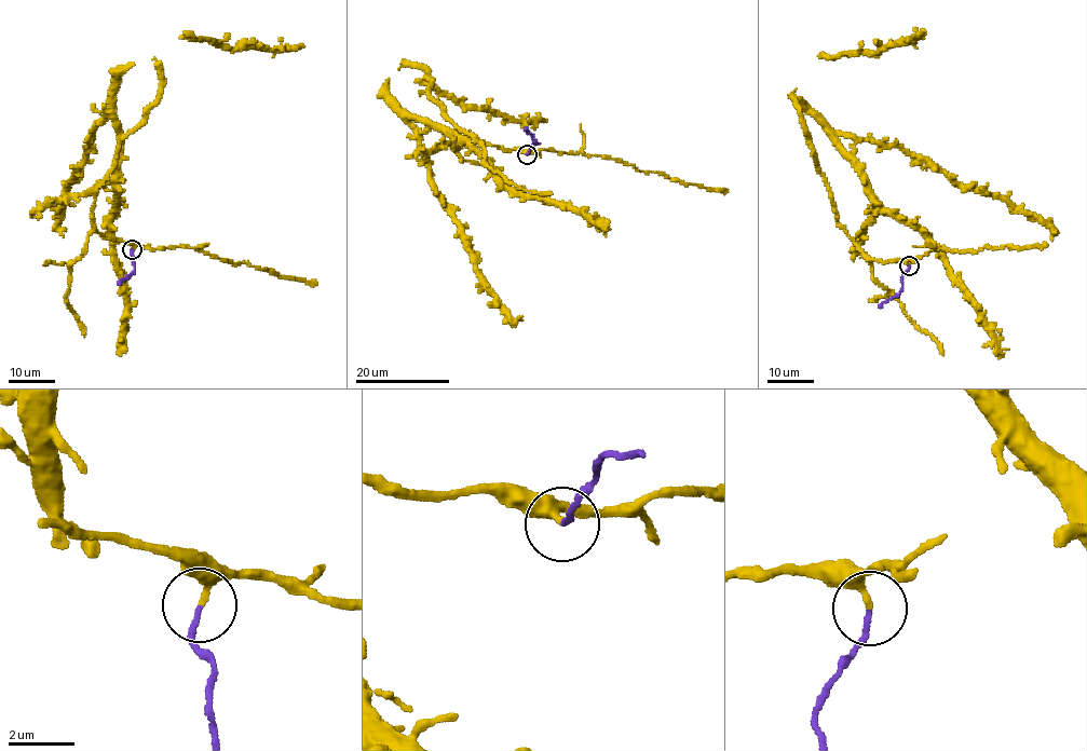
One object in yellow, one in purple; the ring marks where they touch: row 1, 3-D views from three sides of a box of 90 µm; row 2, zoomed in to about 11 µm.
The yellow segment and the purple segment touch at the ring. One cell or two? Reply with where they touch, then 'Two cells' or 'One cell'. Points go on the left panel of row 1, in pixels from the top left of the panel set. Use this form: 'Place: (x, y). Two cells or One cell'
Place: (132, 249). One cell

